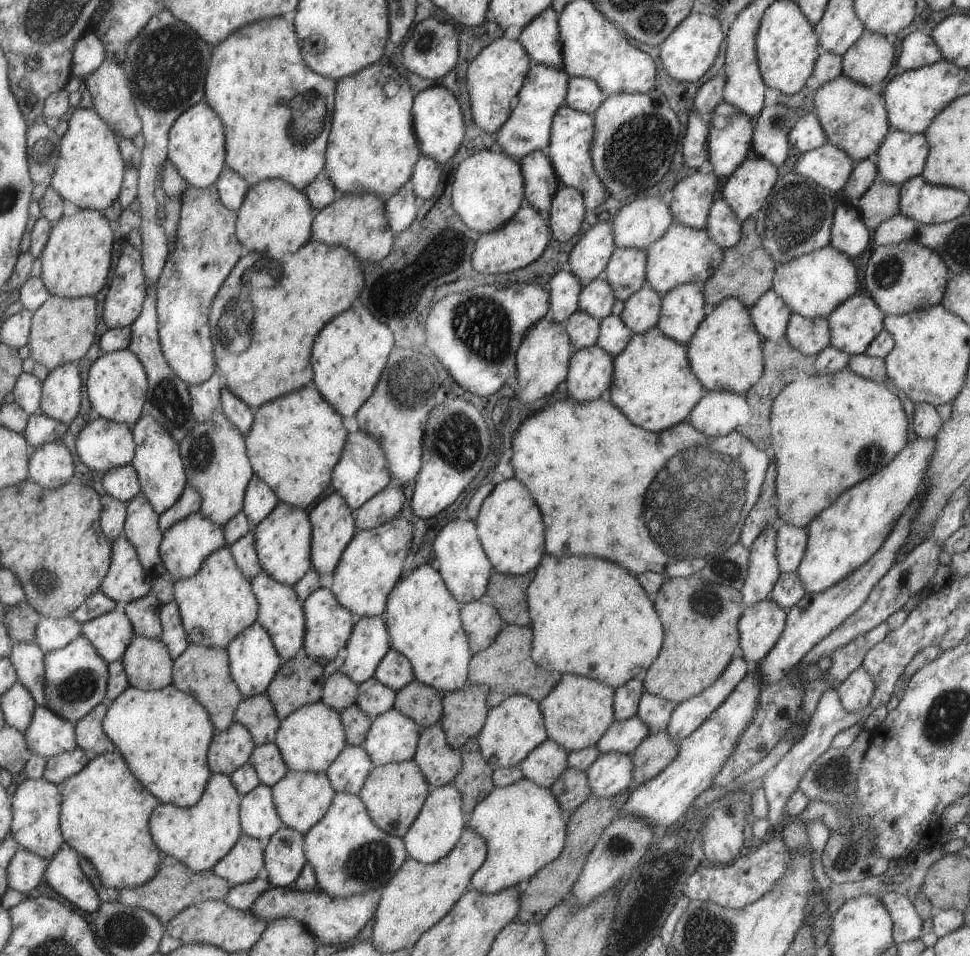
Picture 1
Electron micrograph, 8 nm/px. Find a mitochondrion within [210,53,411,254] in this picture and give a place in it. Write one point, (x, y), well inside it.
(305, 115)

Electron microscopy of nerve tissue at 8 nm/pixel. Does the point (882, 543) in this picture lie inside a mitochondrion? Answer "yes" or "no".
no

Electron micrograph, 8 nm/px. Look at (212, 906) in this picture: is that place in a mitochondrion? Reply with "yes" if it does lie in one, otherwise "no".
no

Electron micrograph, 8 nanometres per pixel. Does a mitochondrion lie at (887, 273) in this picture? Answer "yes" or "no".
yes

